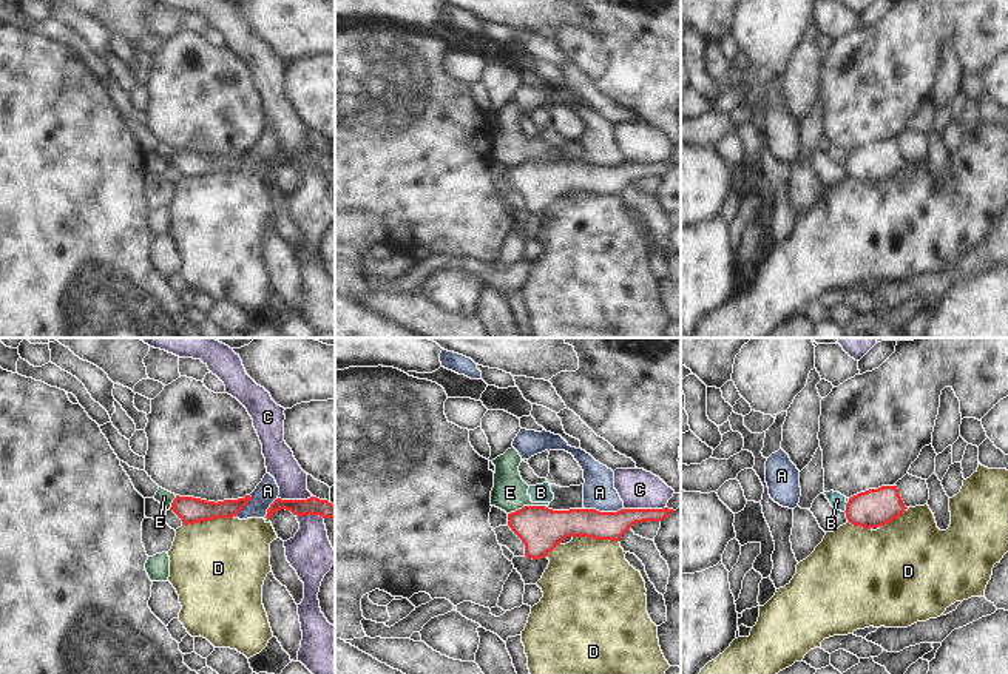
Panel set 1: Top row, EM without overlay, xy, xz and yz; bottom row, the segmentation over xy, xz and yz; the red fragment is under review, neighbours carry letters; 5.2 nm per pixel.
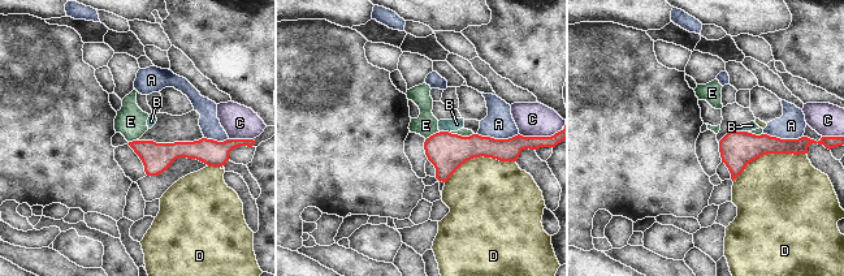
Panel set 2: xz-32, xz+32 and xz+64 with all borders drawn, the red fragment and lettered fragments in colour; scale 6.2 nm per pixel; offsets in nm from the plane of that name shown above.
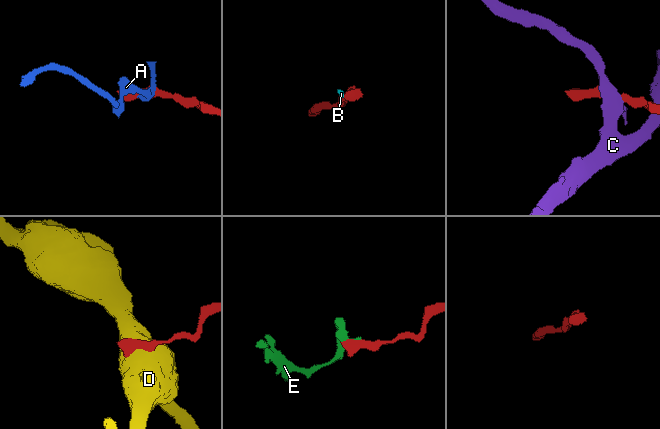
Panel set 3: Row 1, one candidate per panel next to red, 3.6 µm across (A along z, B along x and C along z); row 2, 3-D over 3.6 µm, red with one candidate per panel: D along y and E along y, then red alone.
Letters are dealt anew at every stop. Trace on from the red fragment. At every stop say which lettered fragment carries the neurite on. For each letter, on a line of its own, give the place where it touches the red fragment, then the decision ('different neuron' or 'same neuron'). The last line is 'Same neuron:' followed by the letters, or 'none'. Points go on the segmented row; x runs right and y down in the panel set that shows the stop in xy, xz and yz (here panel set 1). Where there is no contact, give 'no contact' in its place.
A: xz (604, 512) | different neuron
B: yz (846, 508) | different neuron
C: xz (644, 509) | different neuron
D: xy (207, 520) | different neuron
E: xz (525, 506) | different neuron
Same neuron: none

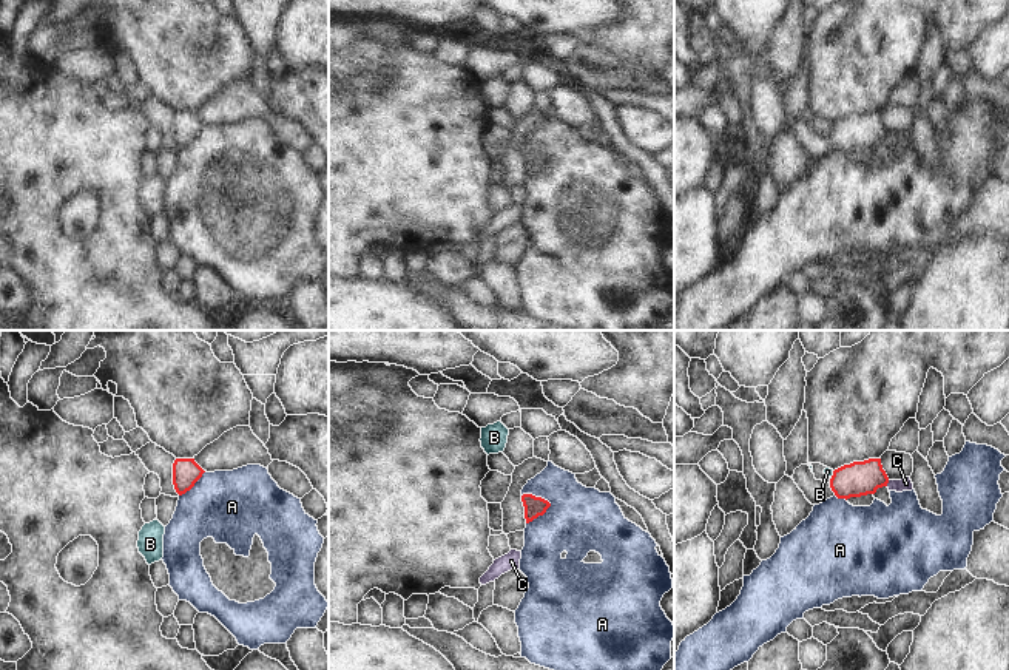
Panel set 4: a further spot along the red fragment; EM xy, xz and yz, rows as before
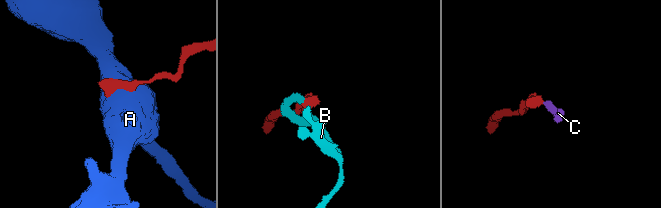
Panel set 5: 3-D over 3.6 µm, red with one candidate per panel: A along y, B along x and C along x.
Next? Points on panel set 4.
A: xz (542, 514) | different neuron
B: yz (832, 476) | different neuron
C: yz (887, 482) | same neuron
Same neuron: C

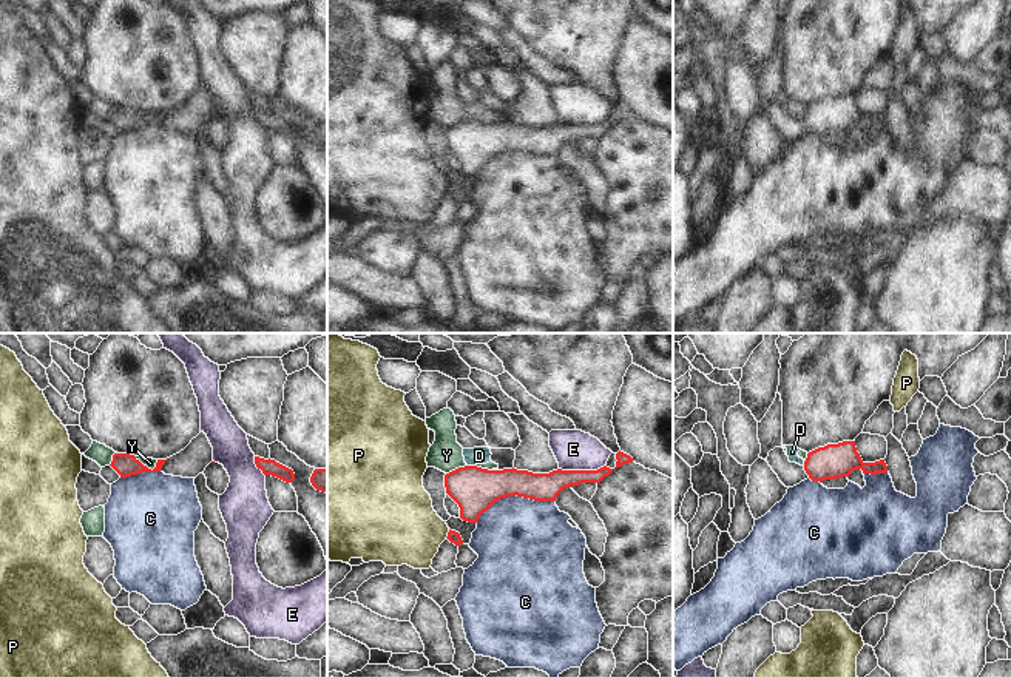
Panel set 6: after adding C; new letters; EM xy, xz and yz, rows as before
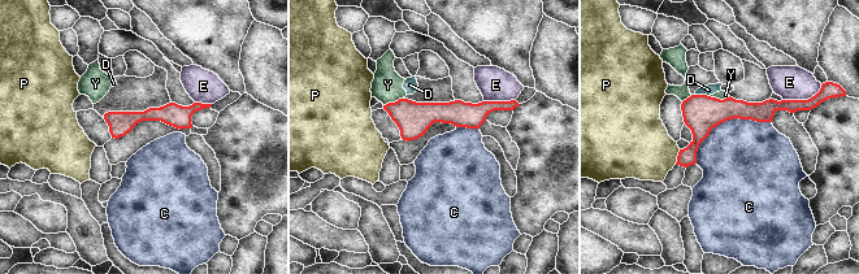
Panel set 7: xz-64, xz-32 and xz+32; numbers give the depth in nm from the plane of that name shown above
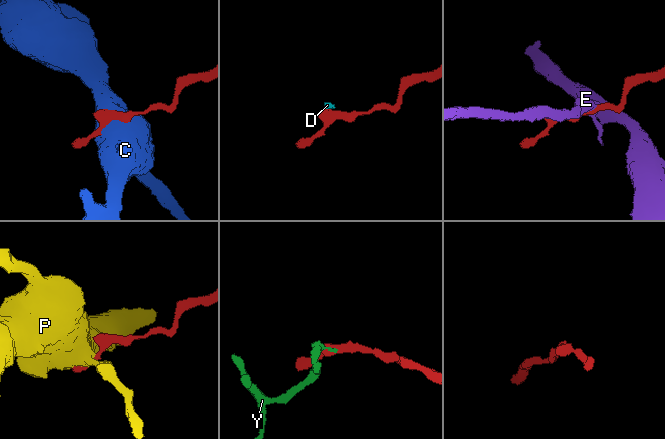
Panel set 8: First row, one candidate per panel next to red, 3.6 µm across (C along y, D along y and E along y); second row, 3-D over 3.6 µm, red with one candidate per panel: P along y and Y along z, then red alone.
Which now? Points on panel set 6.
C: xz (514, 494) | different neuron
D: xz (471, 466) | different neuron
E: xz (581, 471) | different neuron
P: xz (448, 534) | different neuron
Y: xy (145, 466) | different neuron
Same neuron: none

